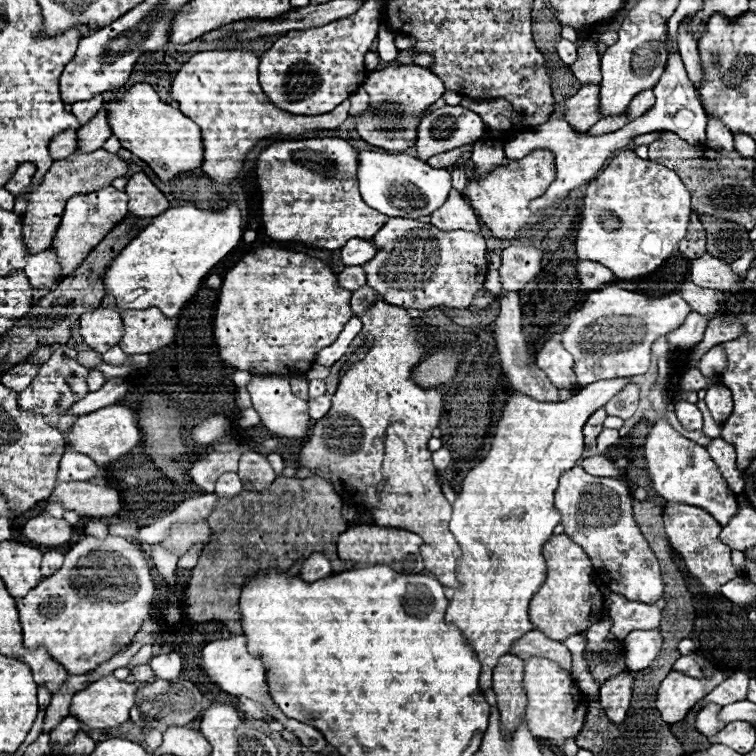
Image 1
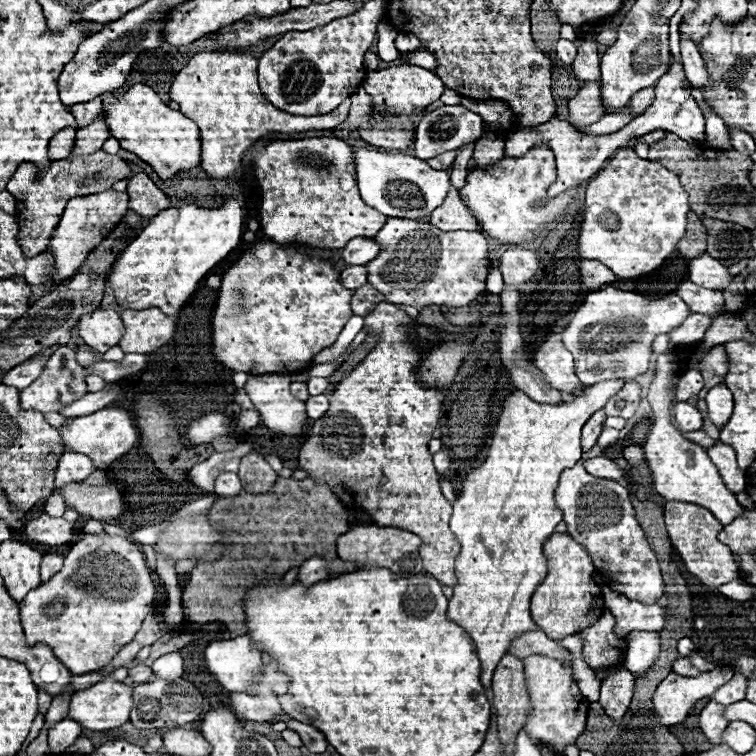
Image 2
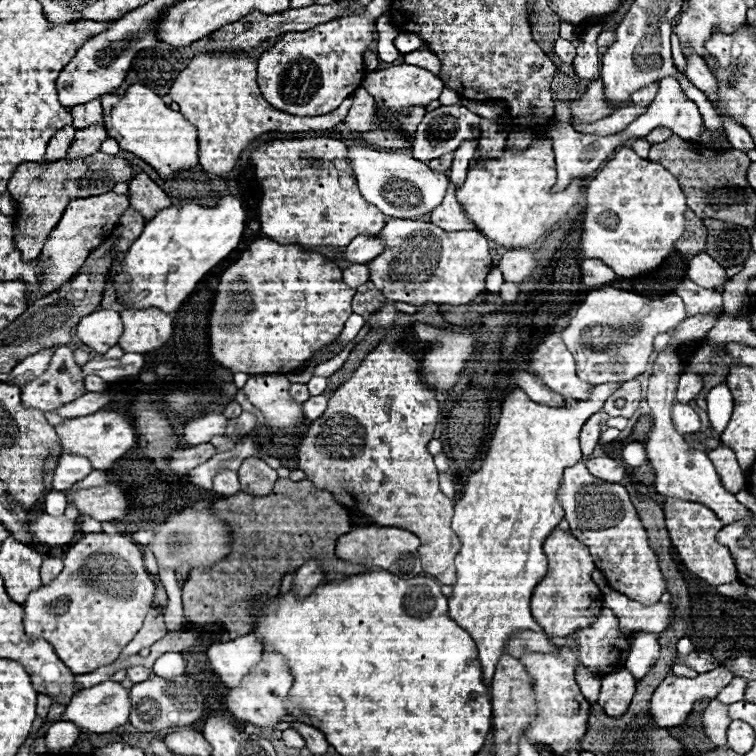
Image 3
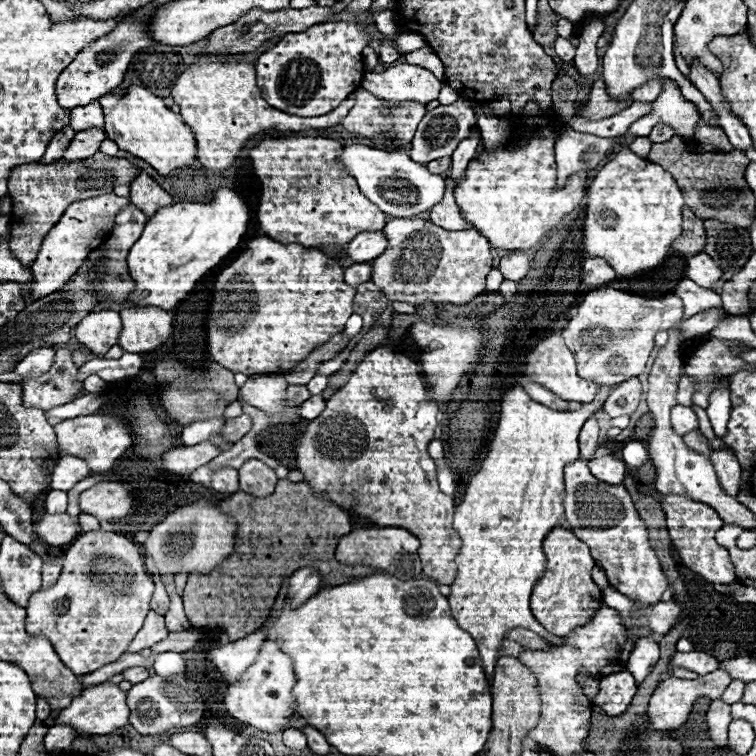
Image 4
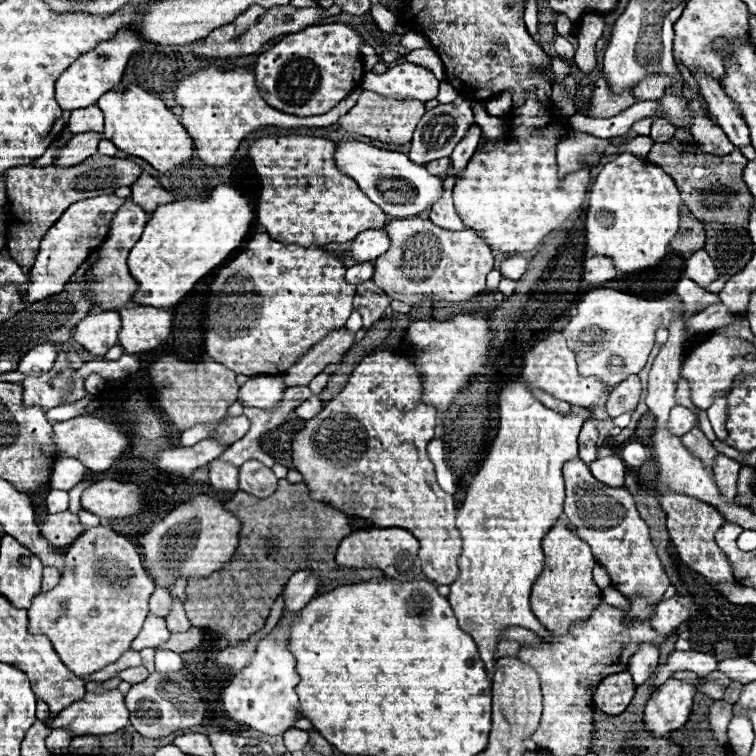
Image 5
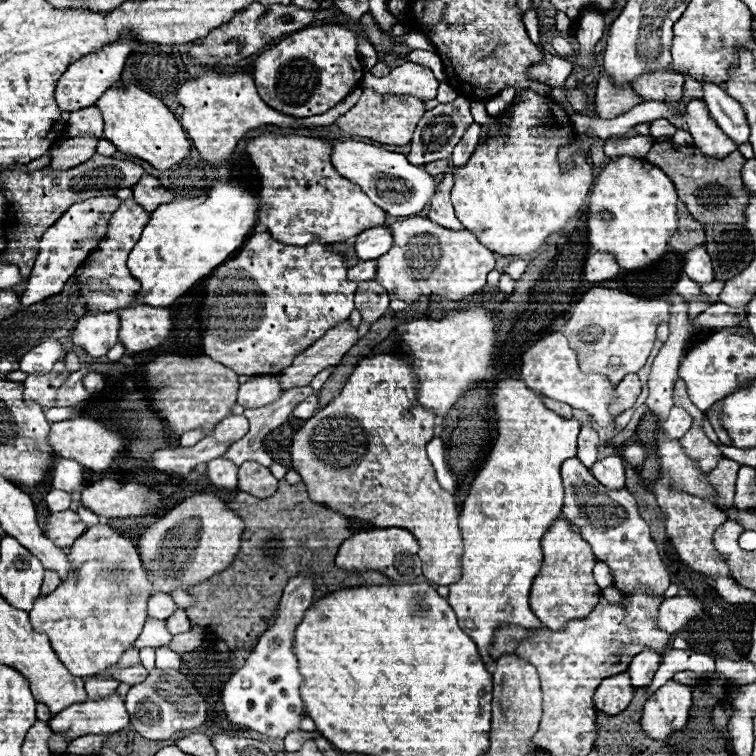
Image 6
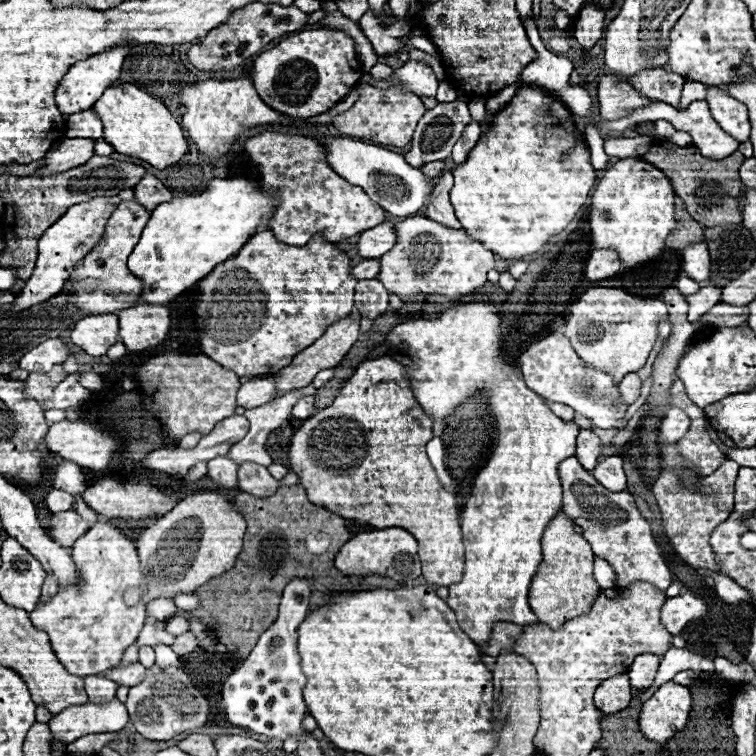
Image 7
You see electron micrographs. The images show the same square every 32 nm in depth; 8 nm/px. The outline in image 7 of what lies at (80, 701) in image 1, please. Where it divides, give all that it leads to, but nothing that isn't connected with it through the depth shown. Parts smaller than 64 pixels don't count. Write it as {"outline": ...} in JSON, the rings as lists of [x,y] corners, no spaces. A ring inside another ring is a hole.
{"outline":[[[118,698],[108,704],[84,704],[84,706],[70,706],[64,712],[52,716],[48,722],[52,738],[72,744],[74,740],[88,736],[88,734],[102,734],[102,732],[116,732],[128,724],[128,712]]]}

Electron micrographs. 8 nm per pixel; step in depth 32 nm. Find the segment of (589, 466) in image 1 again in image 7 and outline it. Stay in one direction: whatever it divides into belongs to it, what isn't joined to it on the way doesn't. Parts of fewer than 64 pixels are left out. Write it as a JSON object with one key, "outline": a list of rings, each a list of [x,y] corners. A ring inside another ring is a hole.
{"outline":[[[608,456],[606,460],[602,460],[594,468],[594,476],[604,488],[608,488],[612,492],[624,490],[626,476],[624,476],[624,468],[622,468],[622,456]]]}

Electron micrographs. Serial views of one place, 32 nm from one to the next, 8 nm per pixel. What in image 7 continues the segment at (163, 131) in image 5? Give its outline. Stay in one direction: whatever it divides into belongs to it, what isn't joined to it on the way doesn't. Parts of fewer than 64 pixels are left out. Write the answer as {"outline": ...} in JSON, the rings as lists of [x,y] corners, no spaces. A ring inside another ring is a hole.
{"outline":[[[132,84],[110,86],[108,90],[104,90],[100,100],[94,104],[94,110],[104,124],[104,140],[112,144],[114,150],[120,154],[146,160],[154,168],[164,170],[174,162],[180,162],[180,158],[188,150],[182,128],[168,112],[168,108],[160,100],[148,96]]]}

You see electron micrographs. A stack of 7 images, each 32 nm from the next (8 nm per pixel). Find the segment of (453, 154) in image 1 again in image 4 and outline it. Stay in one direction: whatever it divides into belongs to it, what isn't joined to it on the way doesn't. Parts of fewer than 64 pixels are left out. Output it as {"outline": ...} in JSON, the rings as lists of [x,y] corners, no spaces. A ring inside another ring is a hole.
{"outline":[[[444,156],[444,158],[440,158],[440,160],[428,162],[426,166],[428,166],[428,170],[432,170],[434,174],[446,174],[446,172],[450,170],[450,162],[452,162],[452,158],[450,158],[450,156]]]}

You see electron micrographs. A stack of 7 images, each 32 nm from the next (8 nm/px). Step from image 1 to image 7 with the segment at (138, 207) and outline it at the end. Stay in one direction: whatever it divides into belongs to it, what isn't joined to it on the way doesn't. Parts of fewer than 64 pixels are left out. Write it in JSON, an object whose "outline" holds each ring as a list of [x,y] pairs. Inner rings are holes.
{"outline":[[[146,174],[144,180],[134,188],[136,202],[140,202],[146,210],[154,210],[158,204],[172,200],[172,192],[152,174]]]}

